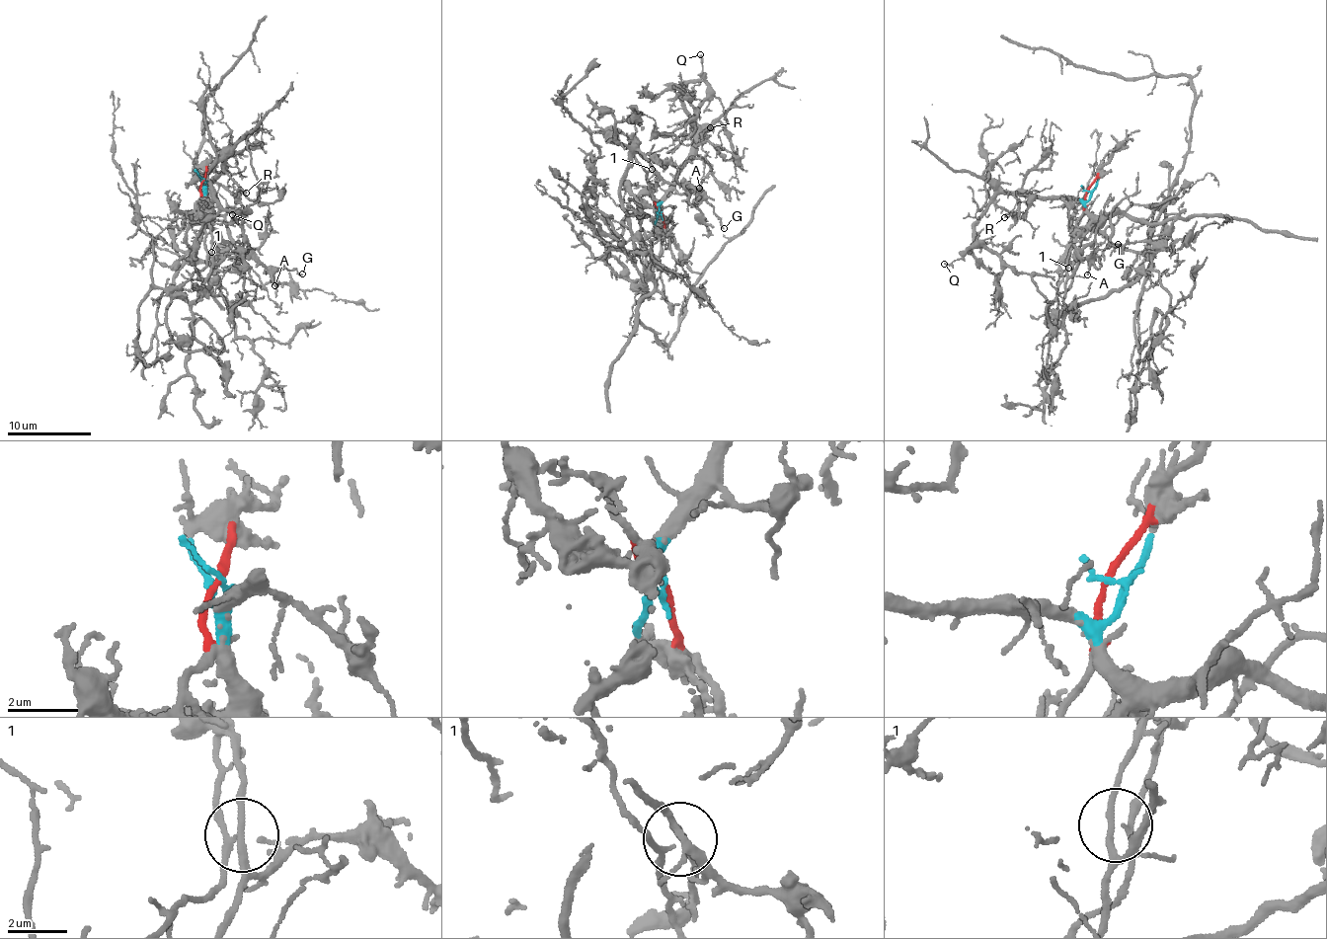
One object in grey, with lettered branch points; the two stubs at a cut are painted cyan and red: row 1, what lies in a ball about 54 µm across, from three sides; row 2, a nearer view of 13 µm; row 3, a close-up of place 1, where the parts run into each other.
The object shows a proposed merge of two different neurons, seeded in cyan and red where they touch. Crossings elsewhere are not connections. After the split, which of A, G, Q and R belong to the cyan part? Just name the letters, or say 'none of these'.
Q, R

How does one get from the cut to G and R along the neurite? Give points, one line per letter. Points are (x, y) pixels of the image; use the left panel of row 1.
G: (203, 179), (196, 209), (209, 225), (215, 264), (232, 254), (249, 253), (267, 267), (303, 274)
R: (203, 179), (203, 189), (203, 186), (221, 169), (246, 193)

